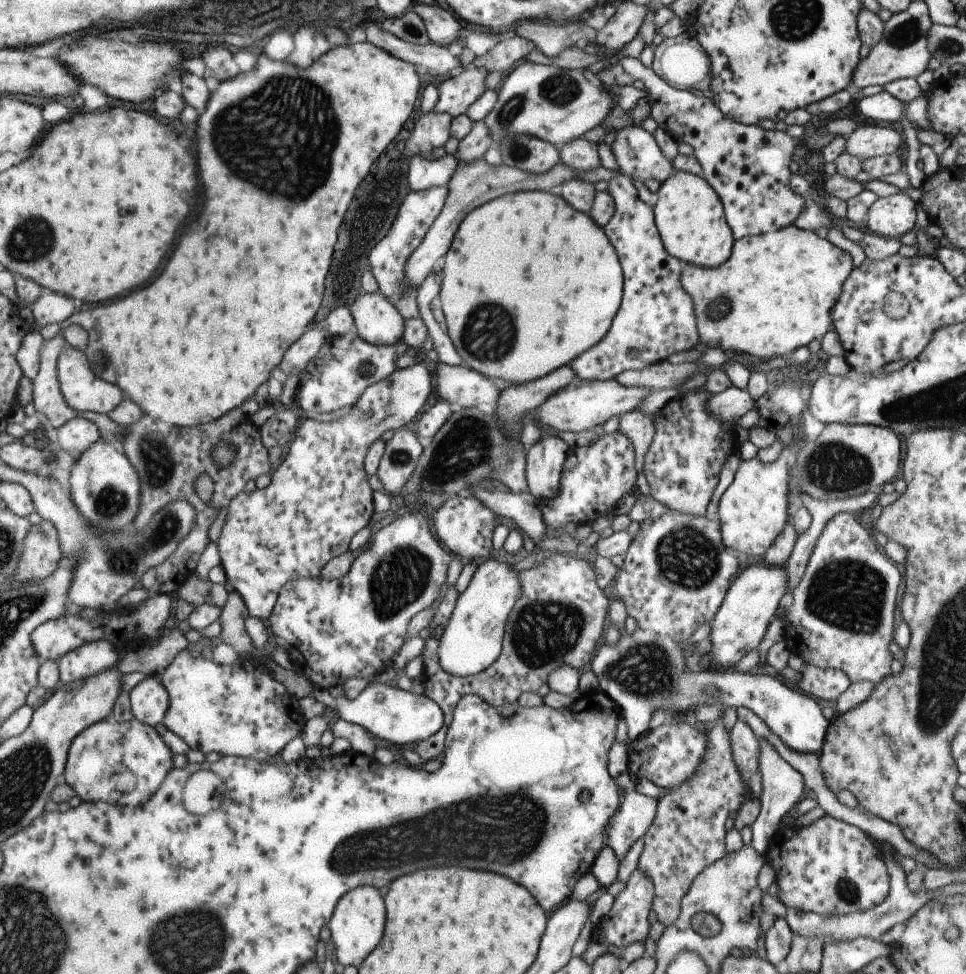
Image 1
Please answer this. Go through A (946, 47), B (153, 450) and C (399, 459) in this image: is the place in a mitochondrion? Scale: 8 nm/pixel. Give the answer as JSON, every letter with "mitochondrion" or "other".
{"A":"mitochondrion","B":"mitochondrion","C":"mitochondrion"}

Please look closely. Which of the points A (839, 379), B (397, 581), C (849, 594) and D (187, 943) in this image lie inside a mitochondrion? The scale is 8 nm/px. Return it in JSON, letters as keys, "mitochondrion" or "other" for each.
{"A":"other","B":"mitochondrion","C":"mitochondrion","D":"mitochondrion"}

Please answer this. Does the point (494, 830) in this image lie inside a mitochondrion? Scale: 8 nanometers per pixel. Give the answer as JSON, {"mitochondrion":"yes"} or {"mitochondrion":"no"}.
{"mitochondrion":"yes"}

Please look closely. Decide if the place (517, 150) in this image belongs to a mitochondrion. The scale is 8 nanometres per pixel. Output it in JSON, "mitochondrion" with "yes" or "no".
{"mitochondrion":"yes"}

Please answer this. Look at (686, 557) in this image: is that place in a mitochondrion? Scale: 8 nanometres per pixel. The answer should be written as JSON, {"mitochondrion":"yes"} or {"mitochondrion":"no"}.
{"mitochondrion":"yes"}

